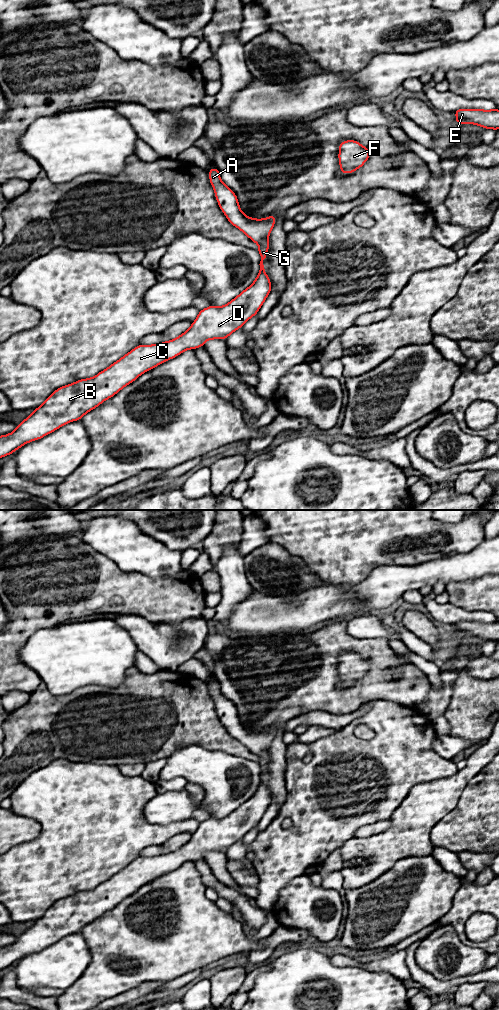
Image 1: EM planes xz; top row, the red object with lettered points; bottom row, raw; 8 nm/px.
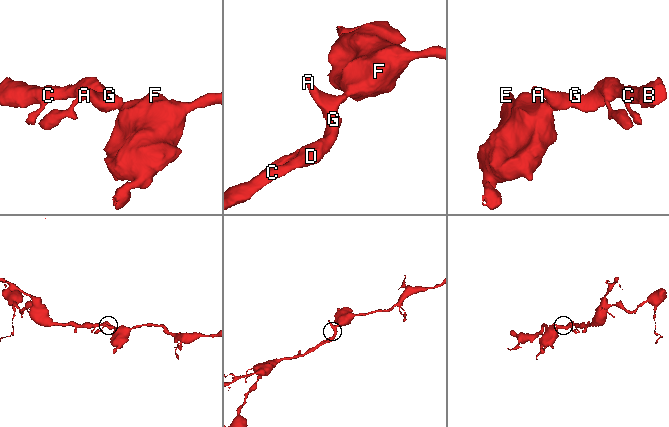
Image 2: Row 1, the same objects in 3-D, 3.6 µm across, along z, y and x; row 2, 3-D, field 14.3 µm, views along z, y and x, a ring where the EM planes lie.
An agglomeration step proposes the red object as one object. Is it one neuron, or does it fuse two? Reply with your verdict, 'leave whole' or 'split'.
leave whole

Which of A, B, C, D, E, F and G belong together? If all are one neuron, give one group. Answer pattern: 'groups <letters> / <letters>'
groups A B C D E F G

